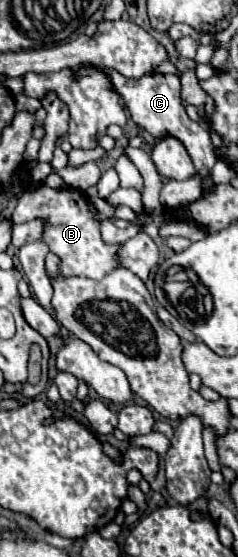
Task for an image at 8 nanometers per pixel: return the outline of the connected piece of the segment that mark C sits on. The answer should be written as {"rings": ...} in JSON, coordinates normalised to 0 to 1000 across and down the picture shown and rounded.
{"rings":[[[412,118],[412,122],[454,133],[462,147],[471,147],[471,158],[521,180],[521,187],[546,197],[555,215],[588,230],[630,237],[655,251],[697,244],[697,241],[739,244],[782,262],[782,269],[790,269],[790,276],[798,276],[798,284],[824,298],[824,309],[840,309],[840,316],[857,320],[857,341],[874,341],[899,330],[874,316],[882,316],[891,298],[916,287],[916,273],[908,273],[908,266],[882,251],[882,241],[832,219],[798,215],[782,197],[765,194],[765,187],[756,187],[756,140],[739,133],[655,133],[647,129],[647,133],[613,133],[597,140],[546,144],[546,140],[513,136],[496,126],[471,126],[471,122],[445,122],[445,118]]]}

